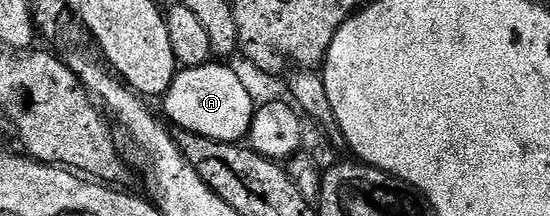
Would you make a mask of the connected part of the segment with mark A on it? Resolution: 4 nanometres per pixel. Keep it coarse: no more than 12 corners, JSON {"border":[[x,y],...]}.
{"border":[[223,62],[180,67],[161,98],[184,132],[248,139],[257,100]]}

